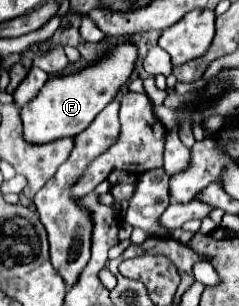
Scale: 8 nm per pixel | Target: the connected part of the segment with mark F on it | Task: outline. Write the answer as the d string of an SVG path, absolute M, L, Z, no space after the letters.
M133 42L115 44L107 48L97 62L85 66L75 74L49 76L39 94L21 108L25 140L31 144L45 144L65 136L75 138L95 120L95 116L115 98L119 88L129 80L137 56L139 52Z

